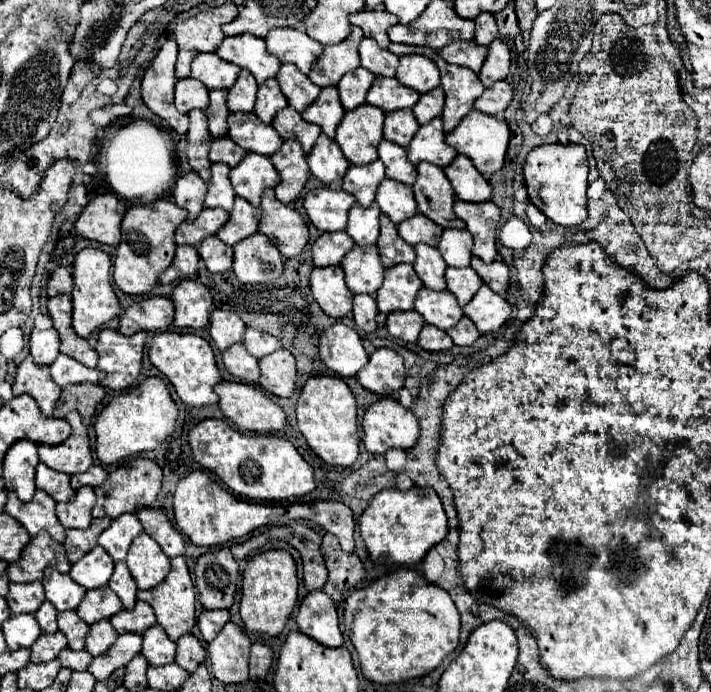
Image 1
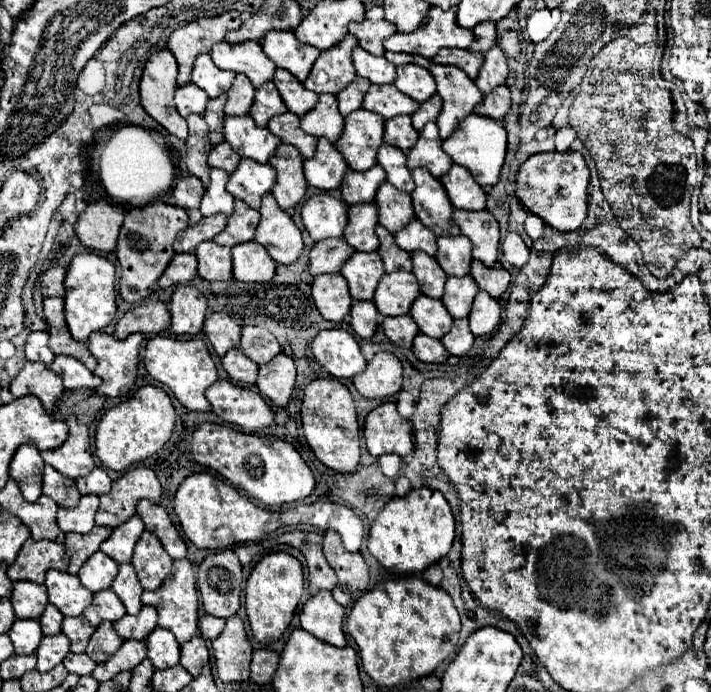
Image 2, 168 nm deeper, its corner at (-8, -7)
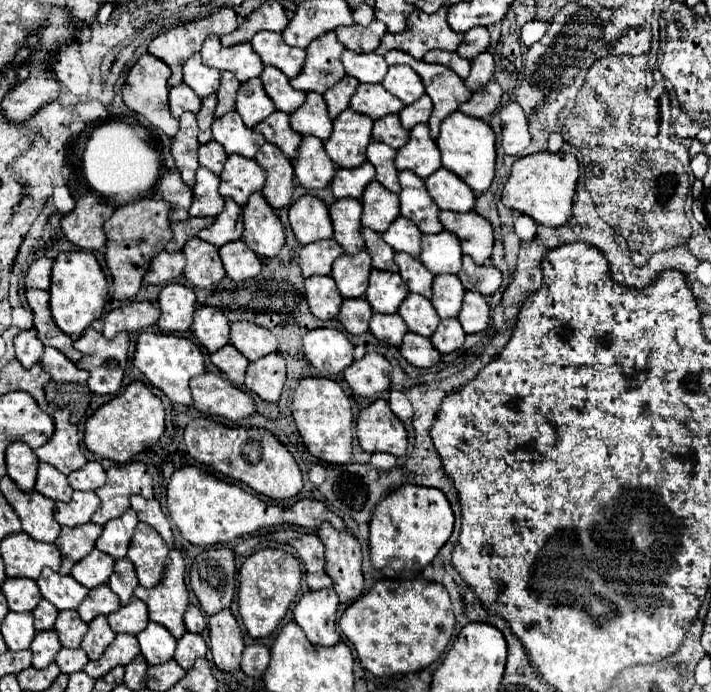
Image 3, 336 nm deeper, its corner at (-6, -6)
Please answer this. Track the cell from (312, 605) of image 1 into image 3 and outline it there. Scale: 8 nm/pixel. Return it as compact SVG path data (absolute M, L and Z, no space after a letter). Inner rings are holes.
M333 588L307 592L297 602L293 616L313 644L335 646L341 640L337 632L337 622L335 622L337 606L339 606L339 600Z

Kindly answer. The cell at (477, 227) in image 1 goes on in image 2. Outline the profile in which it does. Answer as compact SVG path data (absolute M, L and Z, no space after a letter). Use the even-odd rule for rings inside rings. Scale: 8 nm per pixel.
M453 211L453 221L459 225L461 233L473 243L473 257L483 265L493 267L497 261L499 247L499 225L489 211Z

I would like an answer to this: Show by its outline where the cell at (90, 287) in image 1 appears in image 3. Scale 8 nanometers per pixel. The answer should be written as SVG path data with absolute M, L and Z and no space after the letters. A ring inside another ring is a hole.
M75 250L75 252L61 252L55 258L53 272L51 272L51 314L55 324L69 336L77 338L83 334L91 322L103 318L105 302L107 302L107 276L91 252Z

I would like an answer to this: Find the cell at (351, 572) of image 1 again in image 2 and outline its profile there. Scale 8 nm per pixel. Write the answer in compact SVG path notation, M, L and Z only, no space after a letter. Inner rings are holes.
M327 531L323 541L323 551L327 563L337 573L339 581L333 589L333 597L339 605L347 607L355 595L367 591L369 587L369 571L367 563L361 557L361 553L349 553L343 549L343 543L339 541L339 533Z

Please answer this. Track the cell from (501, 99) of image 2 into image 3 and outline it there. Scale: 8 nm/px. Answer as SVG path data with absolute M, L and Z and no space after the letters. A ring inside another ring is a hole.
M491 80L485 88L473 92L469 102L461 104L461 112L467 116L475 116L475 118L487 118L499 108L501 94L503 94L501 86L495 80Z

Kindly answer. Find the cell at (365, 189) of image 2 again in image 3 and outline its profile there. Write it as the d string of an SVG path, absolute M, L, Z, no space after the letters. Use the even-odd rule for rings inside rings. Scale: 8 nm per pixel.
M369 162L351 170L339 168L331 182L331 190L335 198L361 198L363 190L373 180L375 180L375 168Z

